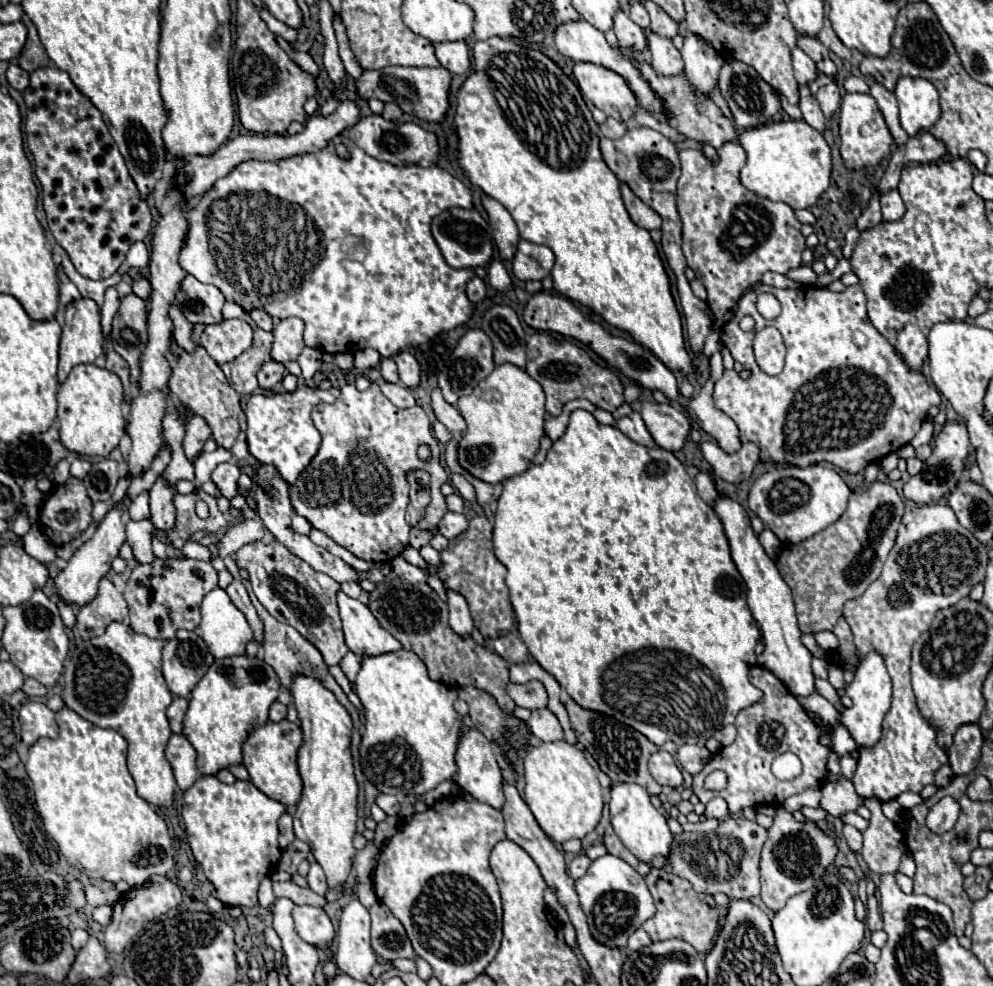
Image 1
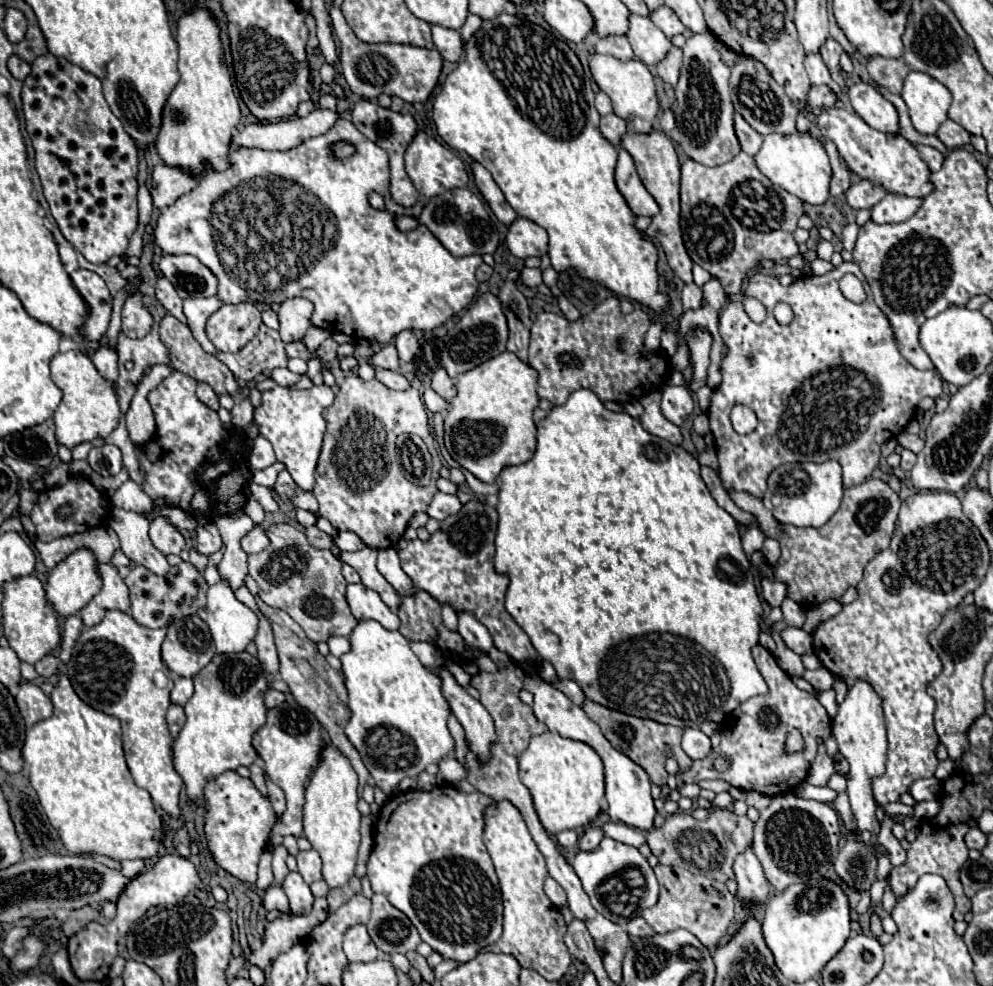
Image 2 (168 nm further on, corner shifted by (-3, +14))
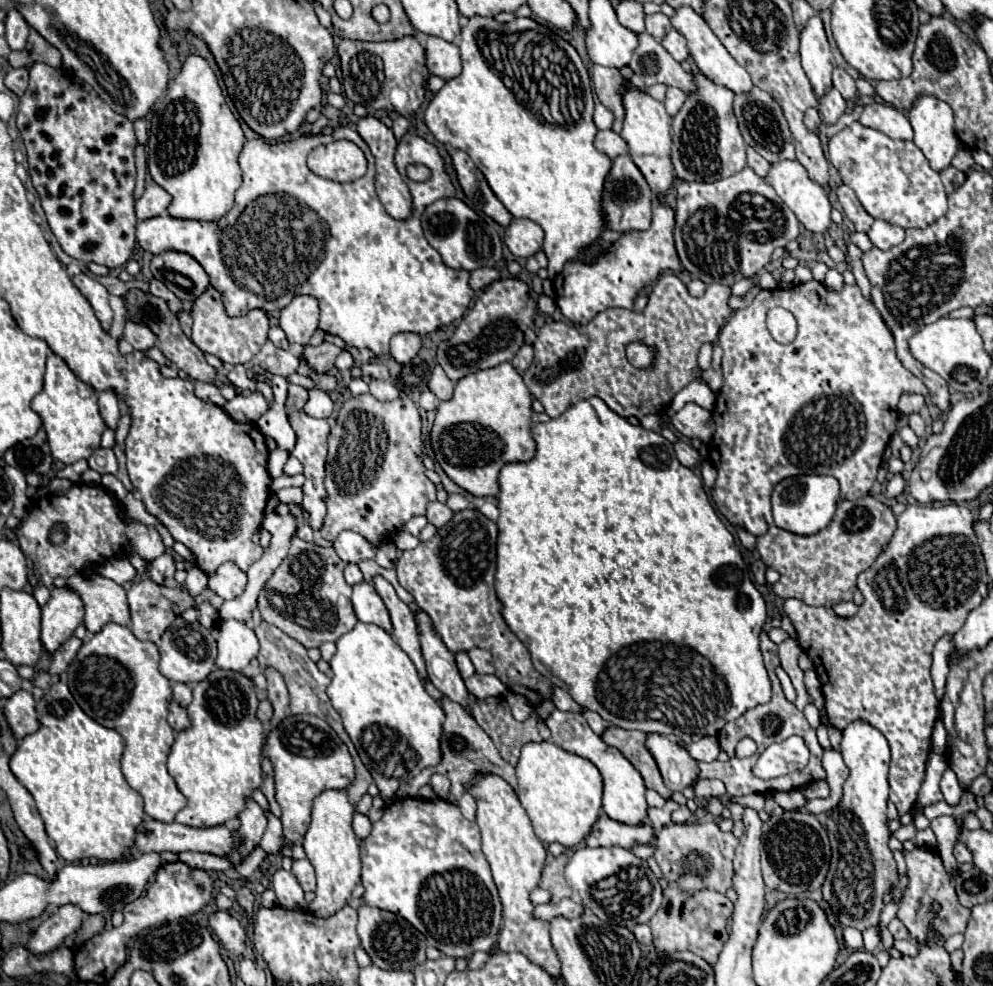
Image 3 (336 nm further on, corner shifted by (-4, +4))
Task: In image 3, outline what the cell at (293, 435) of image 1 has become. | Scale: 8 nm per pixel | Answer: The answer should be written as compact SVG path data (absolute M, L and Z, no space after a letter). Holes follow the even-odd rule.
M290 384L286 412L290 414L290 424L292 424L292 428L296 430L296 436L298 436L296 446L294 446L294 450L290 454L296 456L304 464L306 484L302 486L302 490L304 490L302 506L308 512L308 524L312 526L312 530L320 530L322 524L324 524L324 516L326 516L326 504L324 504L324 498L326 498L326 490L324 490L324 464L326 464L326 454L328 454L326 438L328 438L328 432L330 432L330 424L328 424L328 420L318 420L318 418L306 416L302 412L302 406L304 406L306 400L308 400L306 390L302 386Z

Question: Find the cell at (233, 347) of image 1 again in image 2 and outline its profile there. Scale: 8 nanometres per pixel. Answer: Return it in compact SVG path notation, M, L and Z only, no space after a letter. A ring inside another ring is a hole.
M251 302L221 306L207 320L207 338L221 352L241 350L259 330L261 312Z

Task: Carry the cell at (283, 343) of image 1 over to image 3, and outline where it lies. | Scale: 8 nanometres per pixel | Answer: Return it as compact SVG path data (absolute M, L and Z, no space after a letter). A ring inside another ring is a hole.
M296 296L280 310L280 328L286 332L288 342L306 346L318 328L318 300L314 296Z

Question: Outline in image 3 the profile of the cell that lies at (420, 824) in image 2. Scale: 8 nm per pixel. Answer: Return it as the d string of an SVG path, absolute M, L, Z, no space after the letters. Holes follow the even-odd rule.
M404 798L404 800L396 800L390 806L384 808L384 816L372 824L372 832L368 838L360 840L360 856L362 856L362 886L364 886L364 904L368 906L376 906L380 910L388 910L394 912L402 918L406 918L414 928L418 928L430 946L442 950L446 956L452 958L462 958L466 954L472 954L476 950L488 950L496 940L498 940L498 932L500 932L500 924L502 924L502 904L500 904L500 896L498 890L494 886L492 874L490 874L490 866L480 850L480 830L476 826L476 822L470 822L462 816L460 808L452 802L446 800L422 800L422 798Z

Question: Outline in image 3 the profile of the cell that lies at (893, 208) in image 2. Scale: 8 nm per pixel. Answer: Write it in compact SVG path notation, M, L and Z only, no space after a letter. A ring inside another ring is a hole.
M876 220L868 232L872 244L880 250L890 250L894 246L898 246L904 240L904 230L900 226L892 226L888 222Z

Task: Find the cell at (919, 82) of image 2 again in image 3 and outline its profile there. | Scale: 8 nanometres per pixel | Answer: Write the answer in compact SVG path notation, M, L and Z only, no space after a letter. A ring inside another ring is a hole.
M920 96L916 100L916 104L914 104L914 108L908 112L908 118L910 118L910 124L914 128L914 144L928 158L932 170L942 172L944 168L948 168L954 154L958 152L958 146L960 146L960 140L958 140L958 136L954 132L952 108L946 102L934 98L934 96Z

